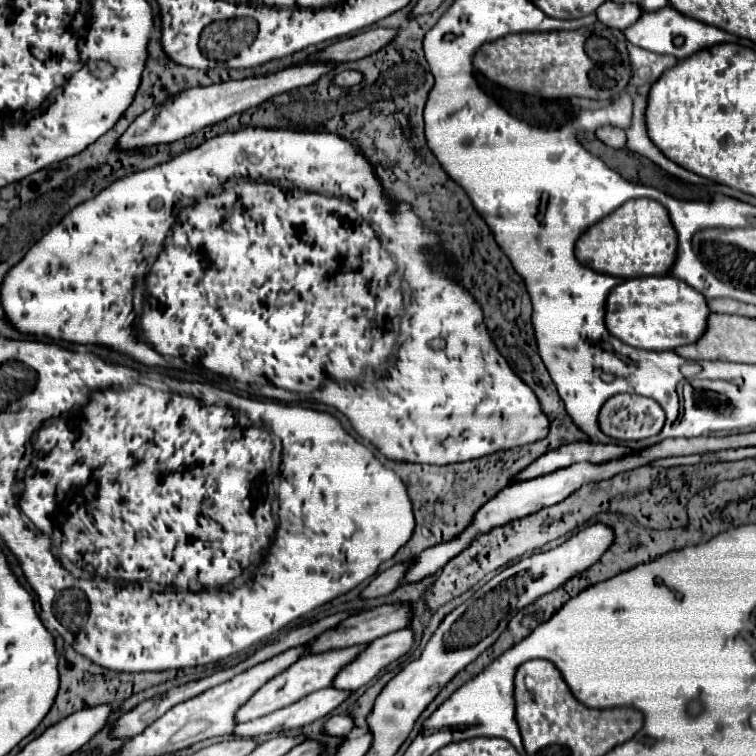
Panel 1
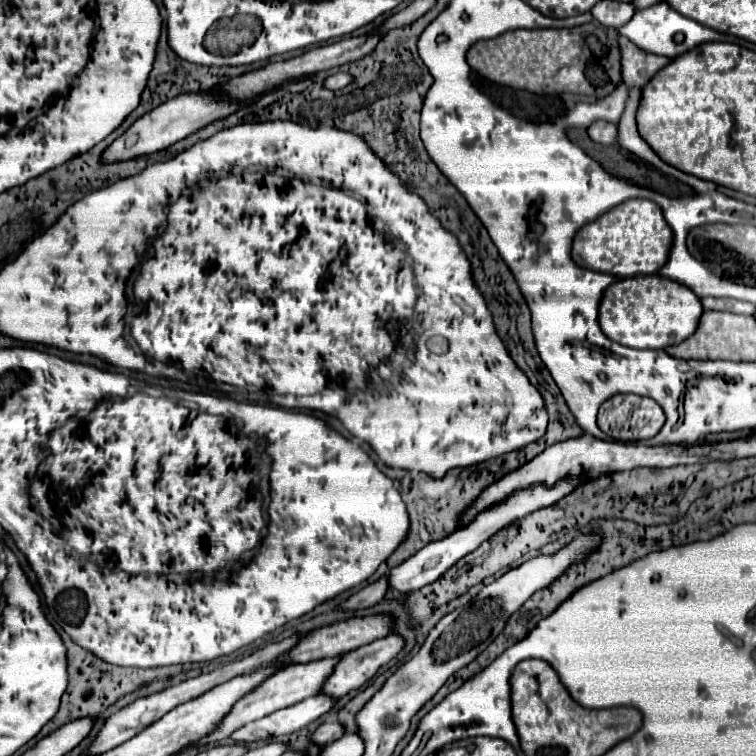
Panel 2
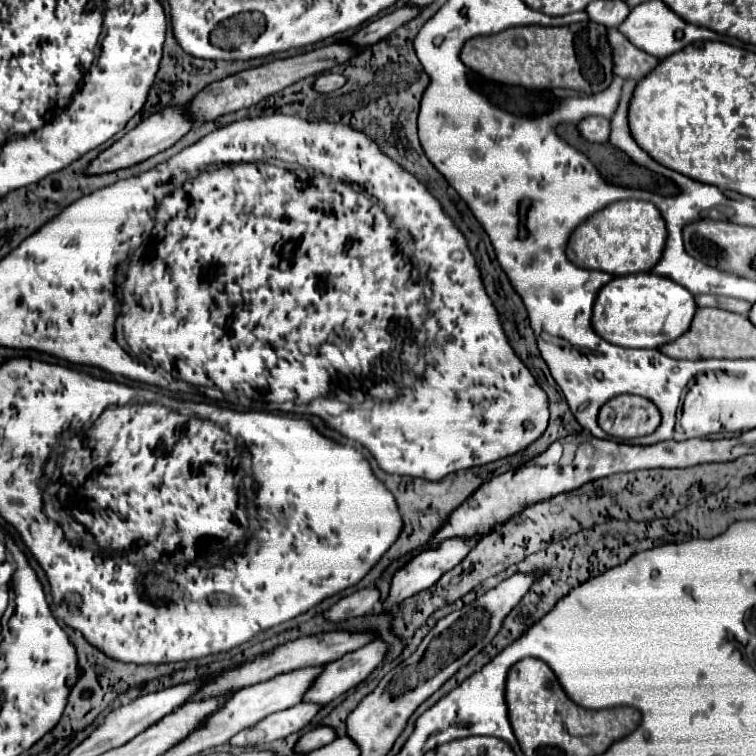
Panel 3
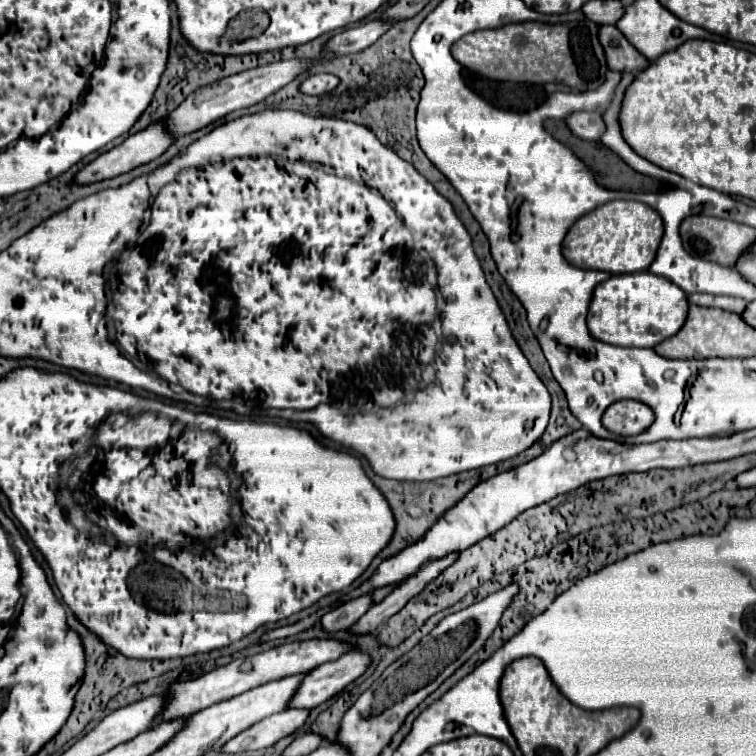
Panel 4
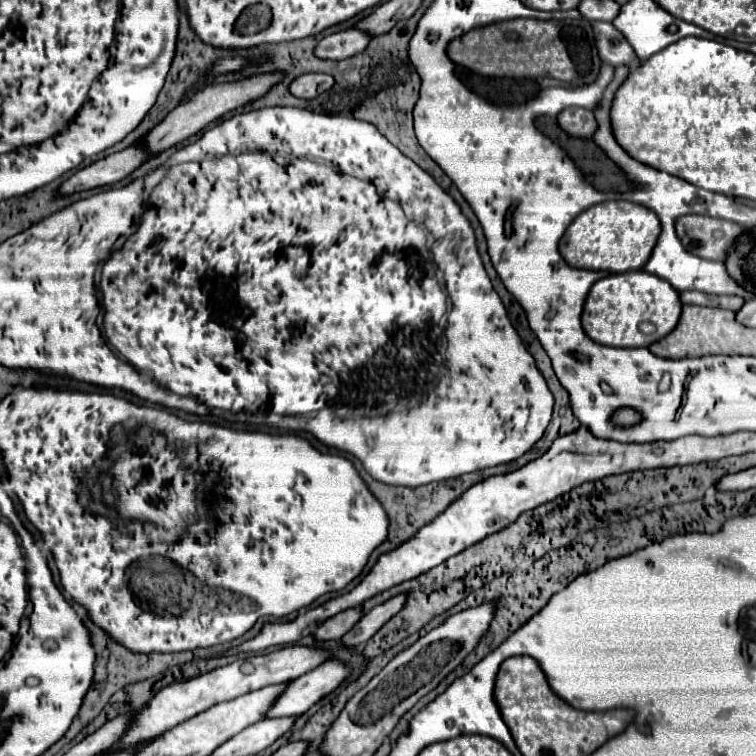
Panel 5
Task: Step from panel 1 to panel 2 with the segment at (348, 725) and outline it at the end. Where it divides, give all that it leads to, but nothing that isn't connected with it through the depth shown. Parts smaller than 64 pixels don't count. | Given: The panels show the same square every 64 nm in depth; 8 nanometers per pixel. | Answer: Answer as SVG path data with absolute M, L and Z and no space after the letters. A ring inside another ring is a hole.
M334 720L334 722L324 722L324 724L320 724L320 726L316 728L316 732L312 734L312 740L314 740L316 744L330 744L330 742L342 738L342 736L344 736L344 726Z

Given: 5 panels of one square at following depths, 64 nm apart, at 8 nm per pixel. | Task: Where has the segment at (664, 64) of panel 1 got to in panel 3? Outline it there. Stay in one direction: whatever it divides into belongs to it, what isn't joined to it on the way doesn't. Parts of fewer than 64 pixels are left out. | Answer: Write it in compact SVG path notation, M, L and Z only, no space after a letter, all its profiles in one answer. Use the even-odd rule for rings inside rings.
M616 28L608 30L608 40L614 50L614 72L624 80L632 78L640 82L660 64L660 58L648 56L644 50L630 44L628 38L624 38Z

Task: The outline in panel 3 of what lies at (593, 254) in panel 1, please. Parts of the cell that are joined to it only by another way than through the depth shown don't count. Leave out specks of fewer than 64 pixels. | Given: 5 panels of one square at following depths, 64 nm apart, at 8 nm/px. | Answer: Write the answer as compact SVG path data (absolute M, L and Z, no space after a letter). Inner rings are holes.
M620 200L582 222L568 240L568 260L578 268L602 270L612 276L650 272L662 258L668 230L660 210L644 200Z

